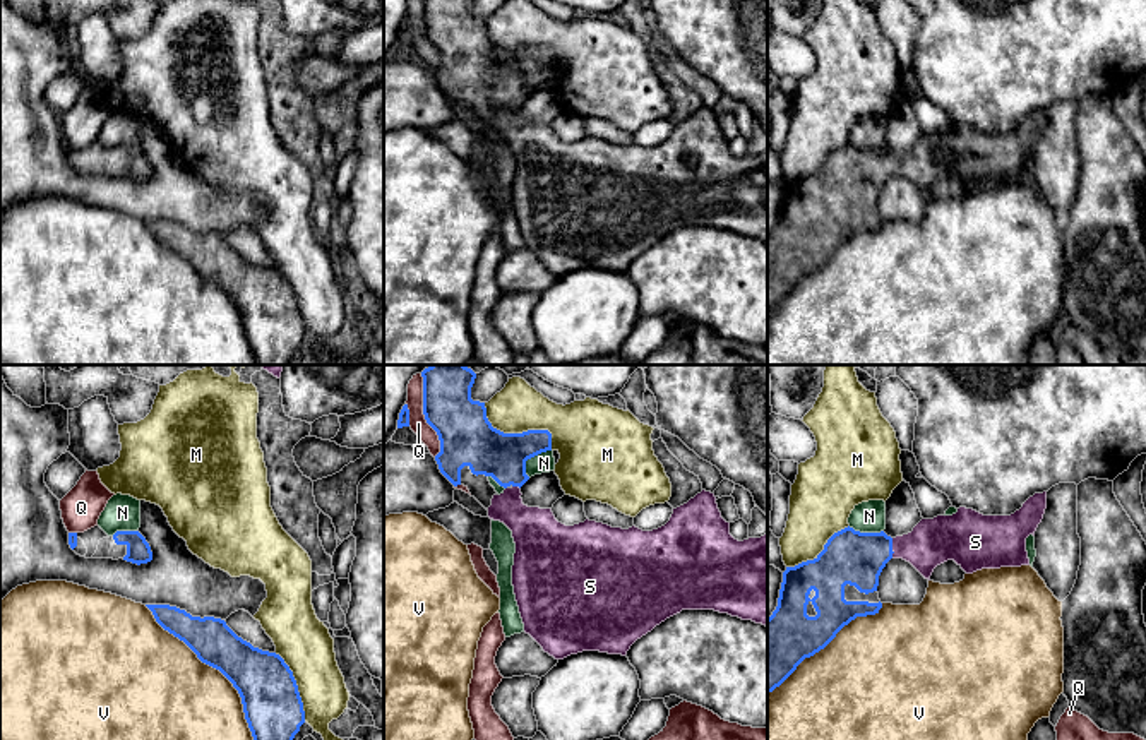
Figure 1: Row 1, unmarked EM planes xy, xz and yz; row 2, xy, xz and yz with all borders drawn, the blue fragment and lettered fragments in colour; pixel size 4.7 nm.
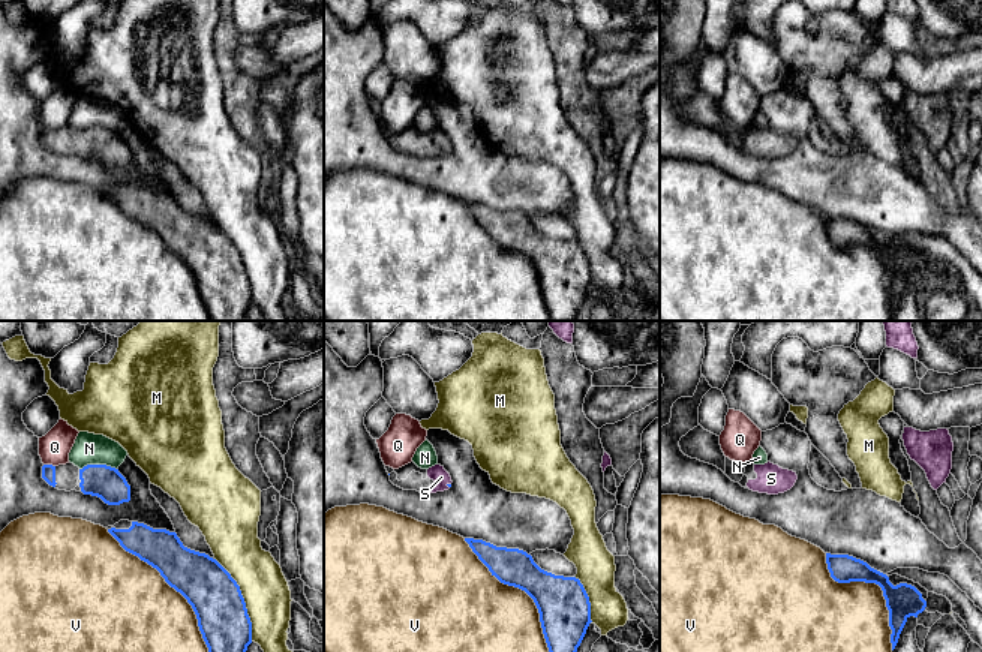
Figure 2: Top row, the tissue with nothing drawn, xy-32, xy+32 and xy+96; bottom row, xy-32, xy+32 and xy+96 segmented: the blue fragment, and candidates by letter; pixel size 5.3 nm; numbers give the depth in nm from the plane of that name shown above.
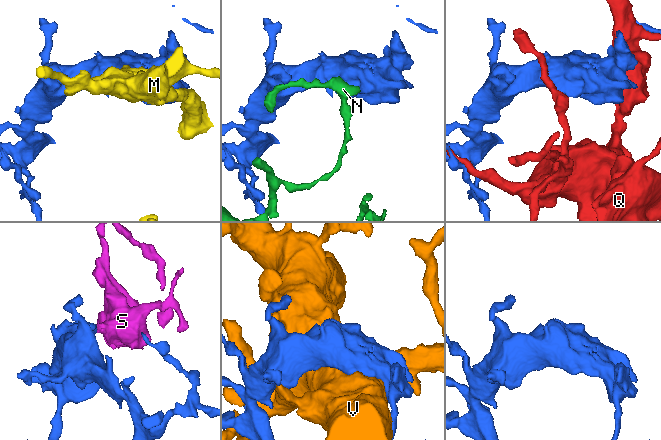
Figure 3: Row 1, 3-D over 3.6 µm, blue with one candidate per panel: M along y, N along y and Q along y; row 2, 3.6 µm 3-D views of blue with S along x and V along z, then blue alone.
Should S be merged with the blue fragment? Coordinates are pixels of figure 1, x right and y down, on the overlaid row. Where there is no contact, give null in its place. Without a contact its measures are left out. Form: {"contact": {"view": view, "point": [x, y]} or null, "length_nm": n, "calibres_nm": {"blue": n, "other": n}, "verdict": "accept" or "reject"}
{"contact": {"view": "yz", "point": [891, 549]}, "length_nm": 100, "calibres_nm": {"blue": 260, "other": 220}, "verdict": "accept"}

